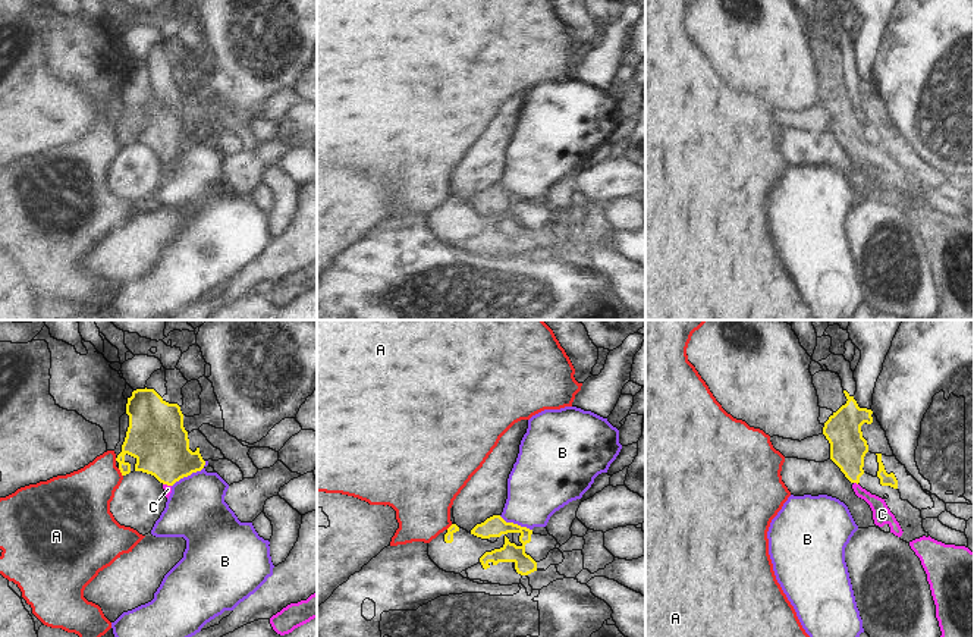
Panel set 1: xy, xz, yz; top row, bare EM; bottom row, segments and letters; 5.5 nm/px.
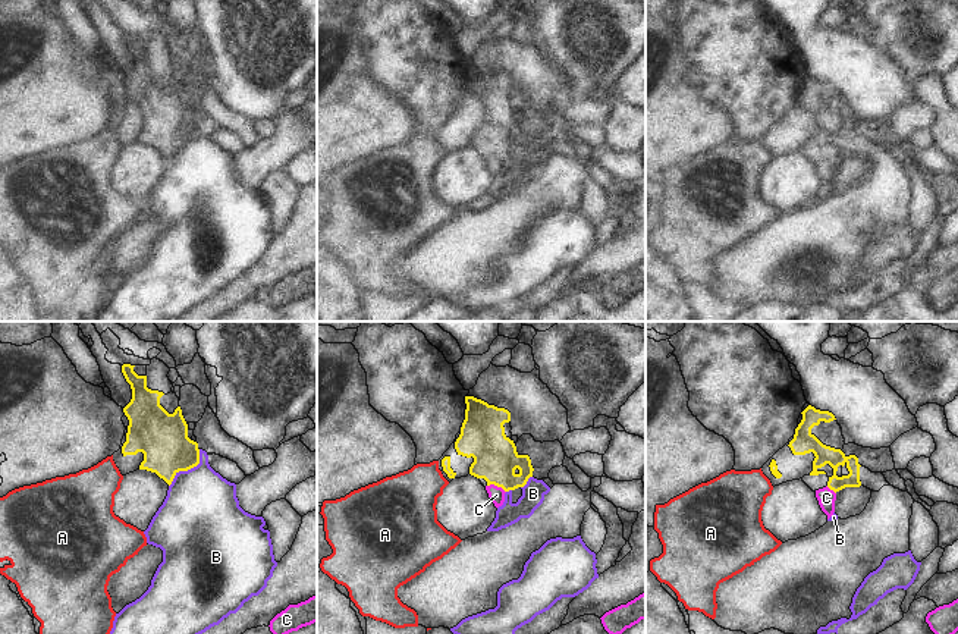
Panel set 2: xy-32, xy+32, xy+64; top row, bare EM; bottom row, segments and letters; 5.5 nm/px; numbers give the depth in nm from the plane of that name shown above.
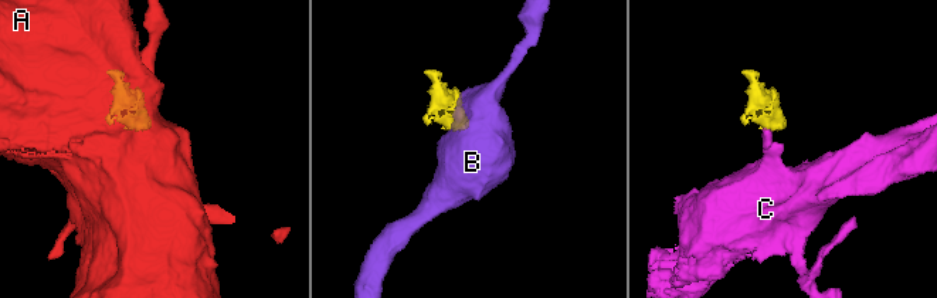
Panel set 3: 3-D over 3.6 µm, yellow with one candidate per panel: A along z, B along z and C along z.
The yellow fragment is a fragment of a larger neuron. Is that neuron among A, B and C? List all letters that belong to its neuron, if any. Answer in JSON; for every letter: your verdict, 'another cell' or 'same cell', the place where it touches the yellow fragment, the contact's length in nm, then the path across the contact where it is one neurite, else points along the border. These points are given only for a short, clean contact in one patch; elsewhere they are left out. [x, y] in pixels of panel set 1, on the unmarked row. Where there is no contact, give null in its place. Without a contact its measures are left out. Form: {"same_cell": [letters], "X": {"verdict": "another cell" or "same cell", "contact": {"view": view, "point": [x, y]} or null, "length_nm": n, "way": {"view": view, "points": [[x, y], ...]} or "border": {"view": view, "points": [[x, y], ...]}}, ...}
{"same_cell": ["C"], "A": {"verdict": "another cell", "contact": {"view": "xy", "point": [121, 143]}, "length_nm": 50, "border": {"view": "xy", "points": [[118, 140], [122, 147]]}}, "B": {"verdict": "another cell", "contact": {"view": "xy", "point": [189, 146]}, "length_nm": 240}, "C": {"verdict": "same cell", "contact": {"view": "yz", "point": [855, 153]}, "length_nm": 30, "way": {"view": "yz", "points": [[848, 119], [855, 153], [882, 185]]}}}

